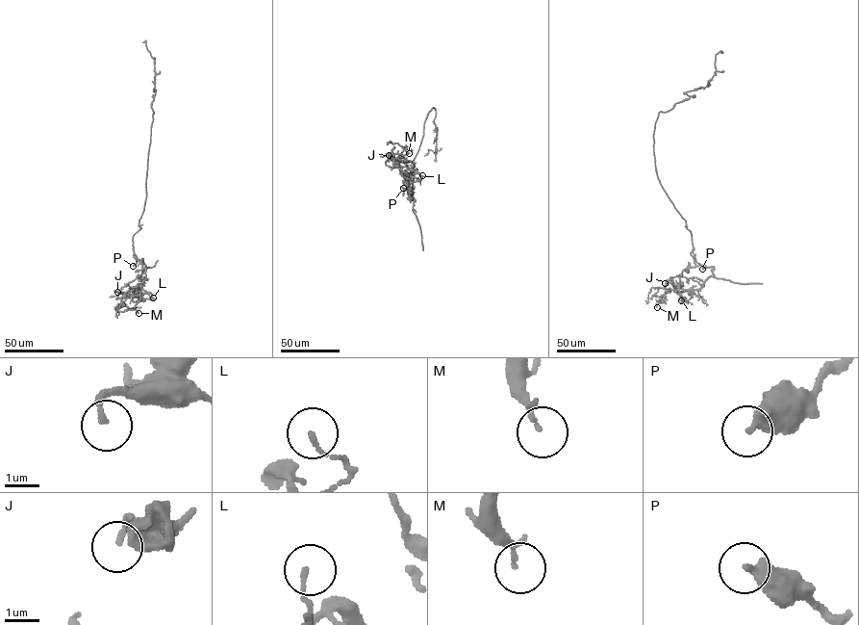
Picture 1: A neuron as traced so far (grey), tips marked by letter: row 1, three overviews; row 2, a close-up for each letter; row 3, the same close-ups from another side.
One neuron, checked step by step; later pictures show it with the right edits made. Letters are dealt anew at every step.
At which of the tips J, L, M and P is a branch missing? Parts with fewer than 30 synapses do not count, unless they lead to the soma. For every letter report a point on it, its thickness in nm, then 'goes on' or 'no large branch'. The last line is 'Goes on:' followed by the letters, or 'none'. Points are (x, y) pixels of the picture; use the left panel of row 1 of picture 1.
J: place (117, 292); calibre 180 nm; no large branch
L: place (153, 298); calibre 110 nm; no large branch
M: place (138, 313); calibre 80 nm; no large branch
P: place (133, 266); calibre 480 nm; no large branch
Goes on: none

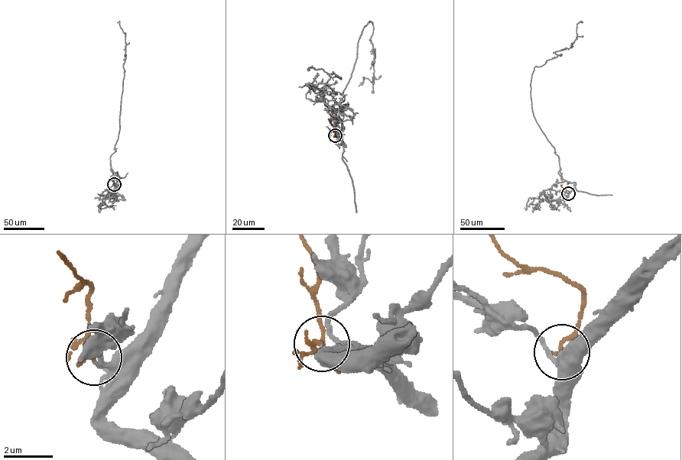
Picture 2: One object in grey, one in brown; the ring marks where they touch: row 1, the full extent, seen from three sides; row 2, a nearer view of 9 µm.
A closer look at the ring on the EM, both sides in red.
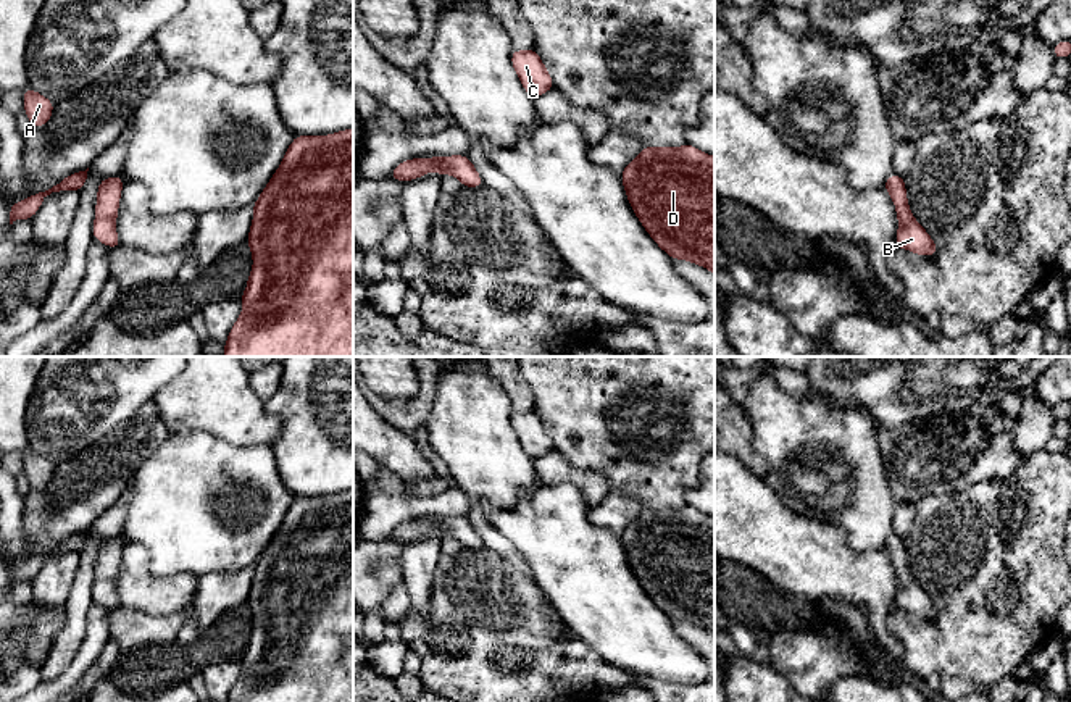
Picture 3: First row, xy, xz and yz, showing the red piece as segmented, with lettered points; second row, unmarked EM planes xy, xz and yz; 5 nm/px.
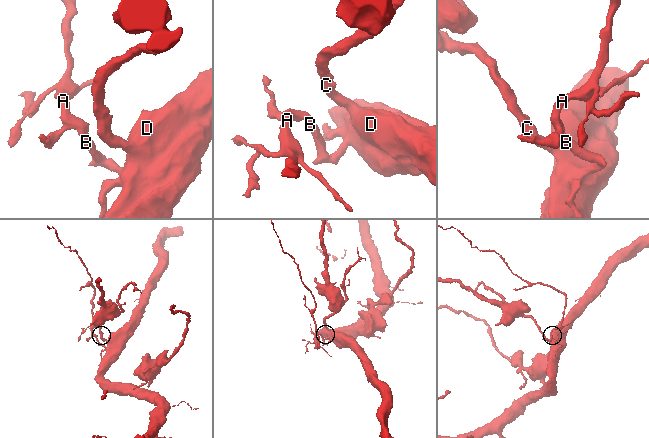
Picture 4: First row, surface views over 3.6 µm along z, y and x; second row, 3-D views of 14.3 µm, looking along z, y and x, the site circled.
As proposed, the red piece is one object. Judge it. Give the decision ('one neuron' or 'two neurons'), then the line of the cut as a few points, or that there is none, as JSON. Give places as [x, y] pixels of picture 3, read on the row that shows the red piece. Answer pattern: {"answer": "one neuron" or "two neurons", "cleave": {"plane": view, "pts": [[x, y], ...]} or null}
{"answer": "one neuron", "cleave": null}

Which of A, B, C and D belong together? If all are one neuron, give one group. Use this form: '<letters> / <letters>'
A B C D

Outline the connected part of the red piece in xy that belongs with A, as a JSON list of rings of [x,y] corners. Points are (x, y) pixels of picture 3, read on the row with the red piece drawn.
[[[29,87],[23,90],[23,97],[24,97],[23,110],[29,118],[31,127],[40,127],[47,124],[48,119],[52,118],[55,103]]]

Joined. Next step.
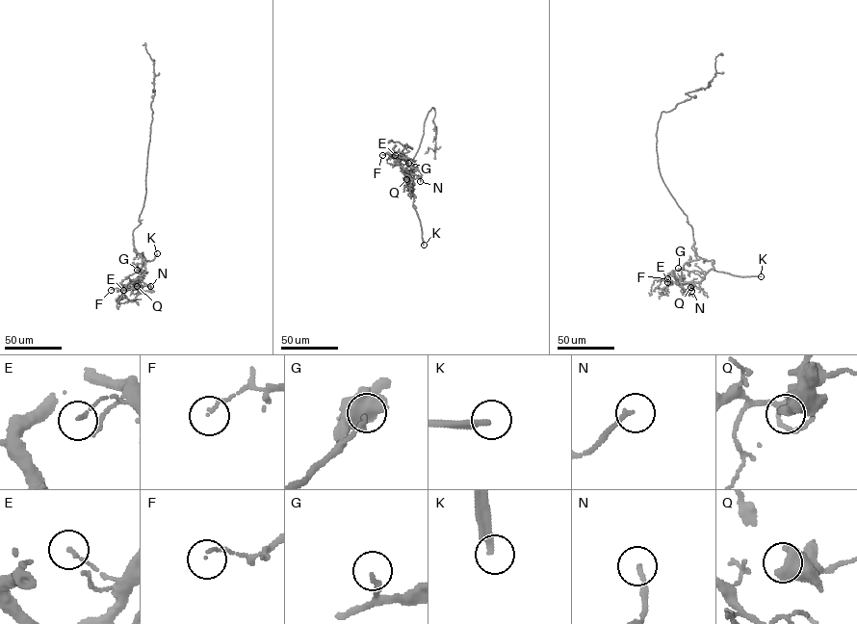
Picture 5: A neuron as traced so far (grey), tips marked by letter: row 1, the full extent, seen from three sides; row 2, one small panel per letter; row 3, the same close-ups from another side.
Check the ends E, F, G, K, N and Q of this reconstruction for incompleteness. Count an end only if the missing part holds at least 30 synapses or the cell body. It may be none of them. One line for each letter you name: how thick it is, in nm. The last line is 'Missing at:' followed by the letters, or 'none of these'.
K: calibre 260 nm
Missing at: K

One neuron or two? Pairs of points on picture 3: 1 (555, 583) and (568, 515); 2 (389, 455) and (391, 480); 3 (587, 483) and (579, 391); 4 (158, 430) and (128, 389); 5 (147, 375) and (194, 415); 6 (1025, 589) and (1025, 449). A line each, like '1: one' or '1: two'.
1: one
2: two
3: two
4: two
5: two
6: two

